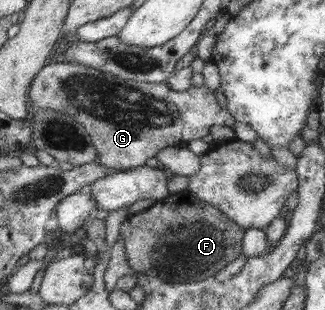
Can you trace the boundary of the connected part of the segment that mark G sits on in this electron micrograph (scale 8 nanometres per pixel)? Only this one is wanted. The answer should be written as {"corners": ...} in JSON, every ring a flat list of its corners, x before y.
{"corners":[[52,62,50,66,45,66,45,68,37,74,37,77,34,78,33,86,30,89,30,104,31,110,52,109,52,111,68,113,68,115,74,117,74,119,82,124,82,126,85,126,88,134,93,140,94,148,96,148,96,152,98,152,98,157,96,157,95,163,101,164,101,166,104,166,106,169,112,169,114,171,126,171,145,166,148,158,154,158,158,152,161,152,162,149,174,146,174,144,178,144,178,142,188,143,188,140,202,140,202,138,204,138,204,136,210,132,210,126,214,126,214,124,218,124,218,126,233,127,234,116,230,114,230,110,222,110,222,106,218,104,218,100,216,100,214,93,216,93,216,90,206,88,205,85,201,87,190,86,190,88,187,88,186,90,176,91,172,87,169,87,167,83,146,83,131,81,128,79,124,80,118,76,115,77,113,74,104,73,99,70,80,65,80,63]]}

